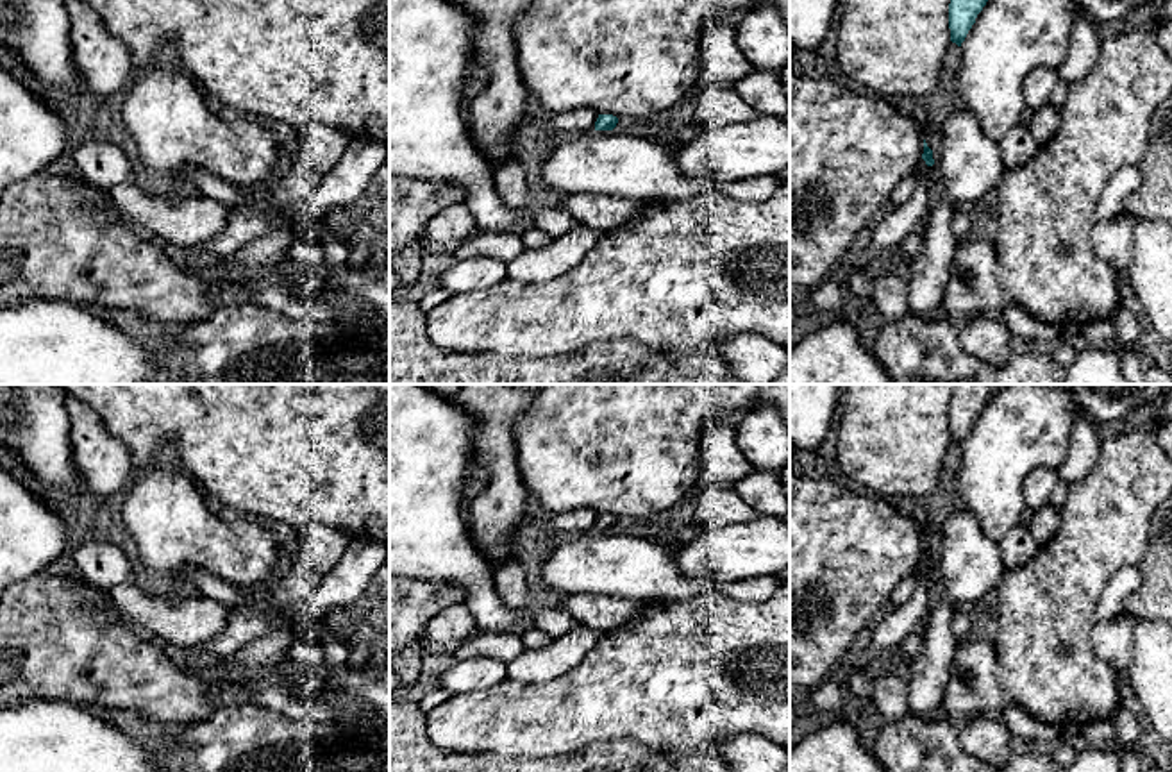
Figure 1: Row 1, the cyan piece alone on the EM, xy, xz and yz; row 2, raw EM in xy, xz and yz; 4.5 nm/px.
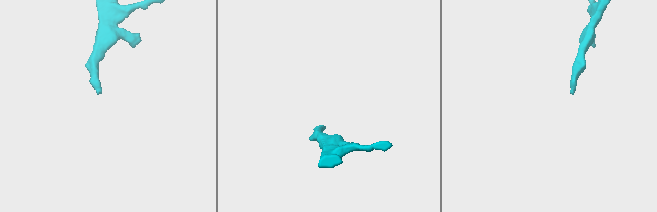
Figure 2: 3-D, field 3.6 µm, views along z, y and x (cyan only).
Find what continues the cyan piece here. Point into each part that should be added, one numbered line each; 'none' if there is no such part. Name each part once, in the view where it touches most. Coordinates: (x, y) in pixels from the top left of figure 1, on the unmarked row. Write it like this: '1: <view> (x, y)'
1: yz (903, 620)

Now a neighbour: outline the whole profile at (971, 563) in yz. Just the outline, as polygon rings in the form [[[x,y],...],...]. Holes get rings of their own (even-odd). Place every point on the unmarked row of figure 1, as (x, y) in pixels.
[[[967,508],[945,520],[934,563],[949,602],[956,606],[986,597],[1006,570],[999,541],[984,534],[977,516]]]

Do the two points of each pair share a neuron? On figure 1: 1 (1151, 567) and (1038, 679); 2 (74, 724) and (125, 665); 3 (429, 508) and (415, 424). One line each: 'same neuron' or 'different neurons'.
1: different neurons
2: different neurons
3: same neuron

